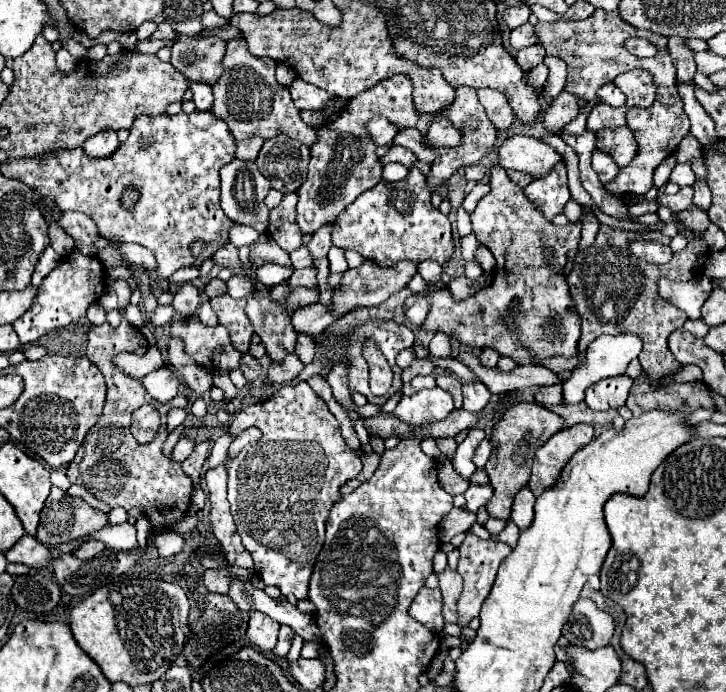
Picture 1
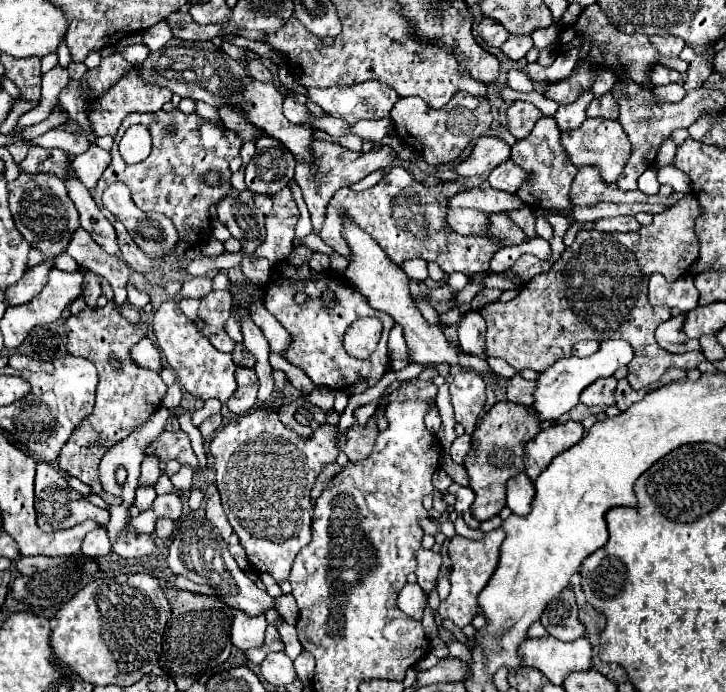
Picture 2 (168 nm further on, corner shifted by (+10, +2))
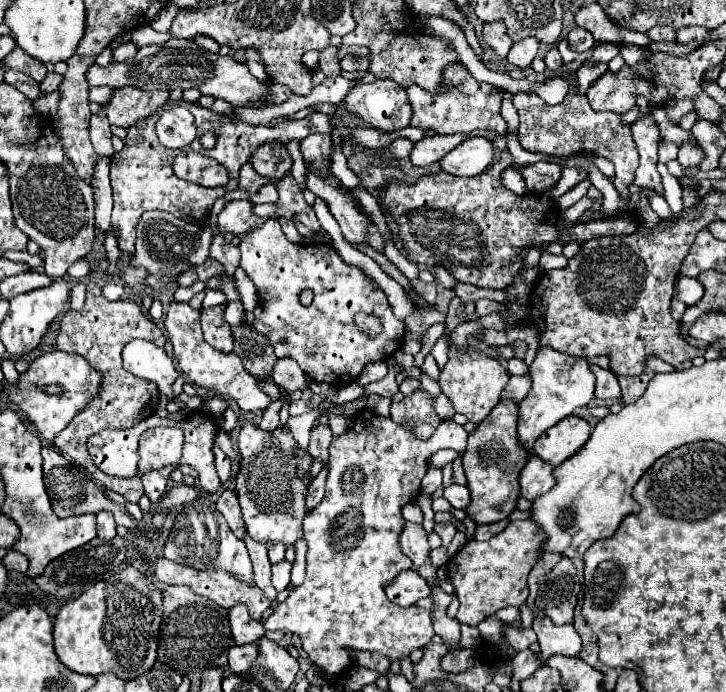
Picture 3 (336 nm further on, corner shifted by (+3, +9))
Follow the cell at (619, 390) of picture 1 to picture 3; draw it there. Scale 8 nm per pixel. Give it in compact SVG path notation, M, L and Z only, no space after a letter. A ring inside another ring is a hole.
M591 365L589 367L593 371L593 375L597 377L595 383L595 397L597 399L621 399L621 389L617 383L617 375L611 369L603 369L599 365Z

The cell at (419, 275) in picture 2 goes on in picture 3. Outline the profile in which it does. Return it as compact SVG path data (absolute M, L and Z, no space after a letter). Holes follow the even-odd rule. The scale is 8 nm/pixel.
M433 267L433 273L435 273L435 277L447 287L447 289L451 289L451 291L455 291L455 285L457 285L457 281L453 279L453 275L445 269L445 267Z

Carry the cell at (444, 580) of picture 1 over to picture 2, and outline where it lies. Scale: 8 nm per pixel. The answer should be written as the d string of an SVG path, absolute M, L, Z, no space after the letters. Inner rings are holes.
M420 548L416 552L416 560L418 560L418 570L416 570L418 584L426 594L430 594L436 588L436 578L438 578L440 564L442 564L441 554L434 550Z

